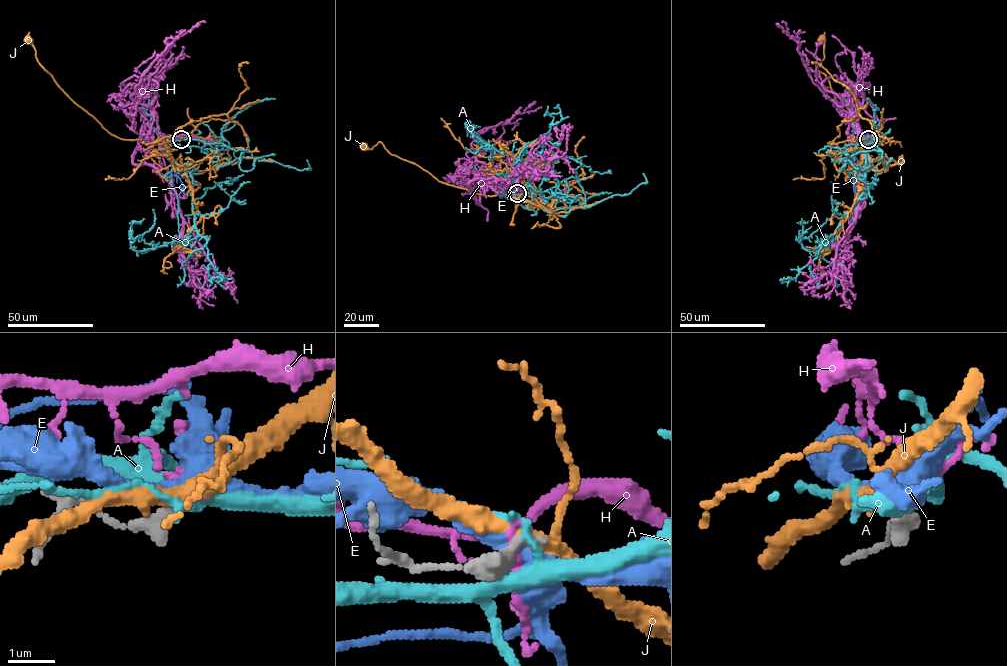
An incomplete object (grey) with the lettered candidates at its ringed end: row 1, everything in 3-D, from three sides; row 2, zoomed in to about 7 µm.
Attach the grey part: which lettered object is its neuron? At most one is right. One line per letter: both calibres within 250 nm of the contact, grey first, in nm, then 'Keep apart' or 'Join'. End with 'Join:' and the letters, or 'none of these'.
A: Thickness 260 nm (grey) against 180 nm. Keep apart
E: Thickness 400 nm (grey) against 320 nm. Keep apart
H: Thickness 440 nm (grey) against 110 nm. Keep apart
J: Thickness 240 nm (grey) against 360 nm. Keep apart
Join: none of these

